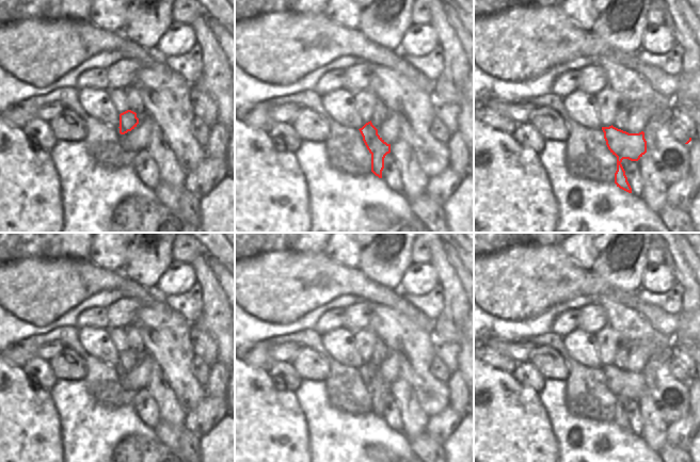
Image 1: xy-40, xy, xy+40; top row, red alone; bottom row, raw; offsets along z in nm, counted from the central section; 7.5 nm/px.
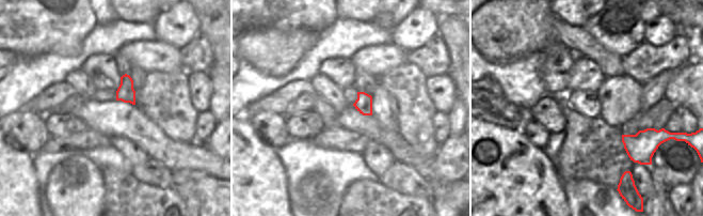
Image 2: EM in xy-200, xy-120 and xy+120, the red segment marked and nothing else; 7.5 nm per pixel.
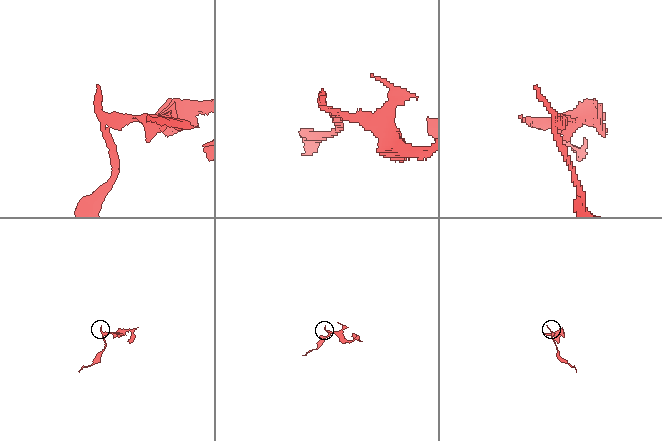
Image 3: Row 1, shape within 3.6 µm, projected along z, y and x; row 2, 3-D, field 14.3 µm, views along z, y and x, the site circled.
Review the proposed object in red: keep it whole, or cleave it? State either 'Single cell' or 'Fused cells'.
Fused cells.

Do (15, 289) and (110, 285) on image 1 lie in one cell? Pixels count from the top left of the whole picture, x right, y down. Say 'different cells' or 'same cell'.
same cell

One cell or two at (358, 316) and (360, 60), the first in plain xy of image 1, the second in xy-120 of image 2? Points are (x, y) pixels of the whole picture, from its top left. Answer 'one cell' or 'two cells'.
one cell

